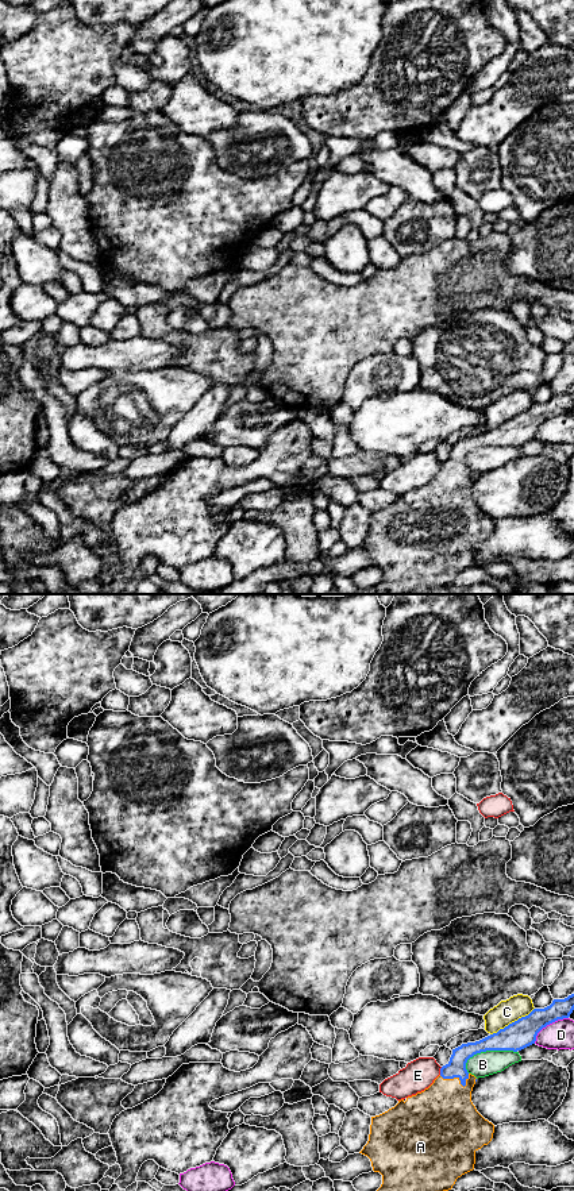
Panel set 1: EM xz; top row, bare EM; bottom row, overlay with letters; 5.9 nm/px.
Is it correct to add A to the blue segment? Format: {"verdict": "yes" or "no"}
{"verdict": "yes"}

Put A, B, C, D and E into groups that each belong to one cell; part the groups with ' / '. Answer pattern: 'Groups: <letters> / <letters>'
Groups: A / B / C / D / E

